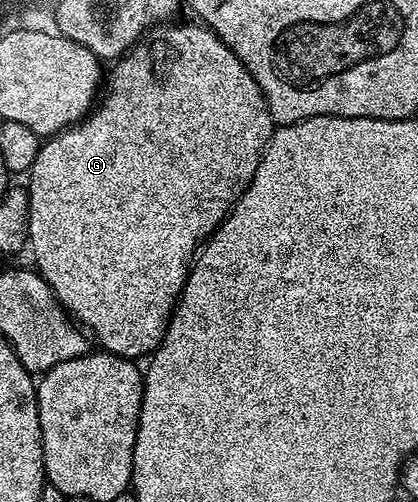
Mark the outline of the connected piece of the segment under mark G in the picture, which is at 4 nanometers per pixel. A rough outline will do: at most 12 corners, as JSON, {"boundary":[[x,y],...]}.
{"boundary":[[195,22],[111,64],[26,175],[107,354],[160,347],[274,130]]}

